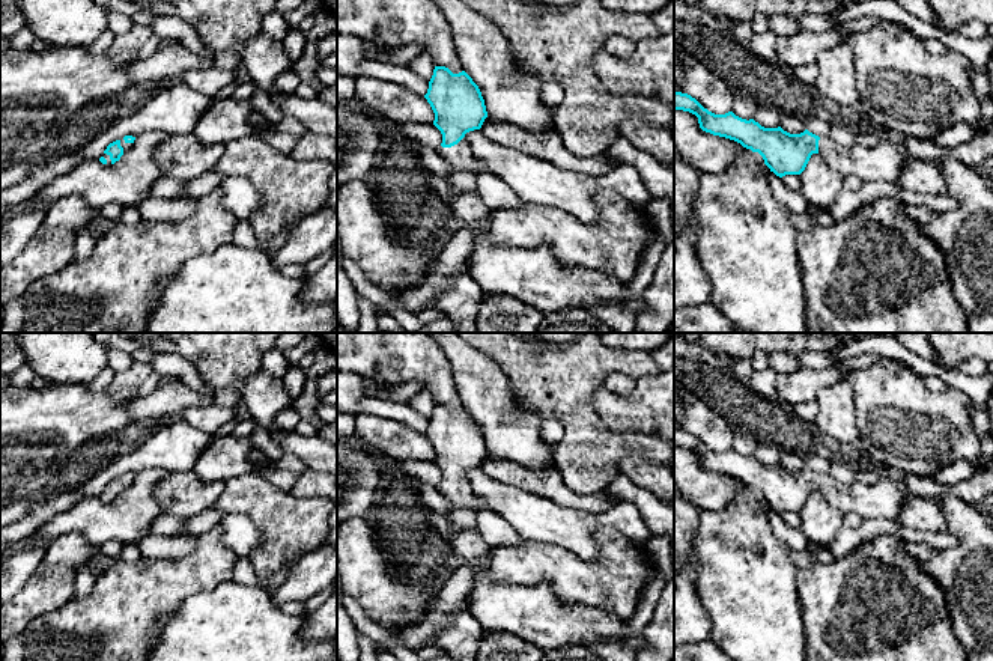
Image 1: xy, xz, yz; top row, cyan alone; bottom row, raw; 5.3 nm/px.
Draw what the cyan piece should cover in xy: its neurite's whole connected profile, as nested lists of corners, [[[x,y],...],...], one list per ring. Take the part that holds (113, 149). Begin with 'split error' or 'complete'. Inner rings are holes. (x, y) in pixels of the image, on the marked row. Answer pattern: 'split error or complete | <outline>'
split error | [[[125,136],[120,140],[116,140],[113,143],[110,143],[107,146],[107,149],[104,151],[102,157],[99,158],[99,161],[105,166],[114,164],[116,161],[120,160],[120,157],[129,151],[129,148],[132,146],[135,137],[132,136]]]

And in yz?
split error | [[[674,92],[674,110],[695,114],[703,131],[734,140],[743,148],[758,152],[770,172],[779,178],[800,175],[811,155],[820,154],[843,176],[858,176],[864,182],[888,181],[898,184],[900,172],[910,158],[906,151],[885,140],[874,148],[864,148],[856,143],[841,146],[829,136],[818,137],[808,129],[800,134],[790,134],[781,126],[764,128],[754,119],[742,119],[733,111],[715,114],[695,98],[682,92]]]

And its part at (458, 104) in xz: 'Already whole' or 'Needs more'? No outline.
Needs more

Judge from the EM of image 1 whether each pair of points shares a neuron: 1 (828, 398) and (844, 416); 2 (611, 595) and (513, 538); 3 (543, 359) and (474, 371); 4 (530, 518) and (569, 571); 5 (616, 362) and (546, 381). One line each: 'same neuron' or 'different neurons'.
1: same neuron
2: different neurons
3: different neurons
4: different neurons
5: same neuron

